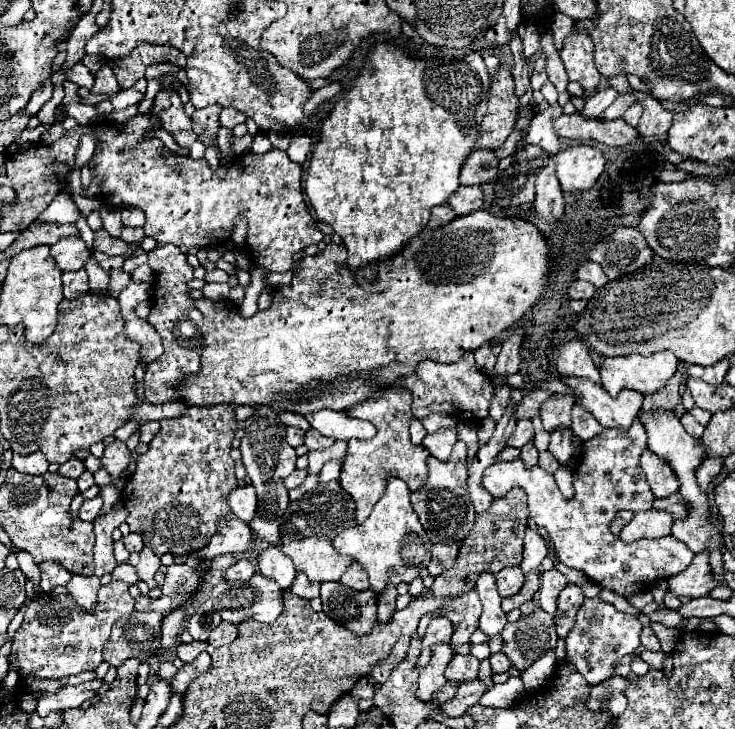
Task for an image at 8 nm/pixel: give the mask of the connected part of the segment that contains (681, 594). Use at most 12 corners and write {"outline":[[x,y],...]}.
{"outline":[[696,554],[684,572],[668,578],[678,598],[708,596],[716,588],[708,554]]}

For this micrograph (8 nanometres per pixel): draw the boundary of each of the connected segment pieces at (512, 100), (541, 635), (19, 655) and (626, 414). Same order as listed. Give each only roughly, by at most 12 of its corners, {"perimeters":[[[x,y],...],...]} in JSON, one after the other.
{"perimeters":[[[506,66],[490,86],[478,148],[500,148],[518,118]],[[536,608],[508,622],[502,652],[520,672],[556,648],[554,618]],[[118,580],[92,612],[40,594],[14,634],[22,676],[94,670],[134,598]],[[586,378],[568,386],[606,428],[628,430],[644,396],[622,390],[610,398]]]}

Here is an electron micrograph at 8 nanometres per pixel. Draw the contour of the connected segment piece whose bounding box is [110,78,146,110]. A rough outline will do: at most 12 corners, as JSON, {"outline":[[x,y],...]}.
{"outline":[[146,80],[120,90],[110,98],[114,110],[126,110],[140,102],[146,92]]}

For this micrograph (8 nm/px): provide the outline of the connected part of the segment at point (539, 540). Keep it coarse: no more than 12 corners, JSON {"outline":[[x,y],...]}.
{"outline":[[526,530],[524,572],[536,570],[548,556],[546,540],[536,530]]}

